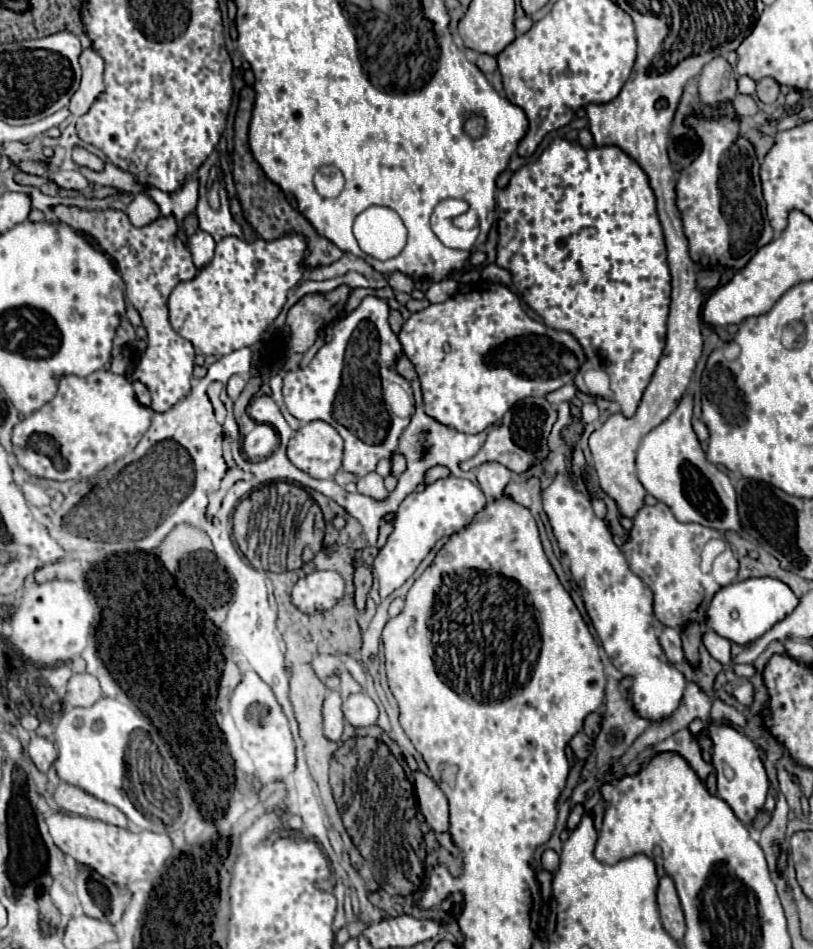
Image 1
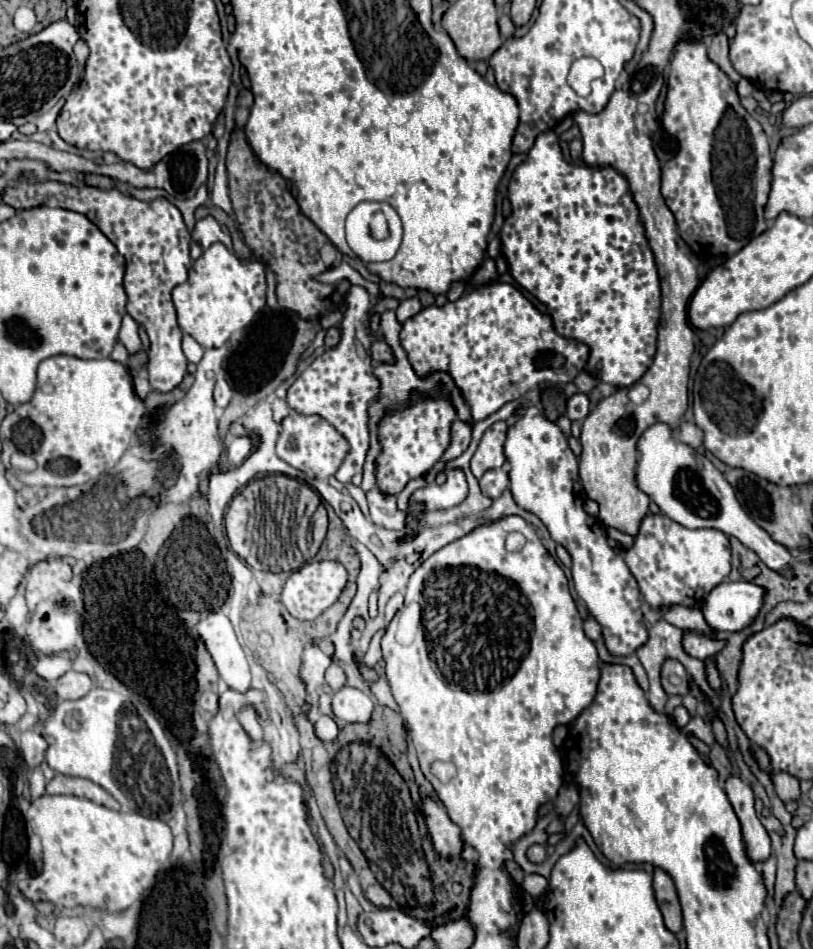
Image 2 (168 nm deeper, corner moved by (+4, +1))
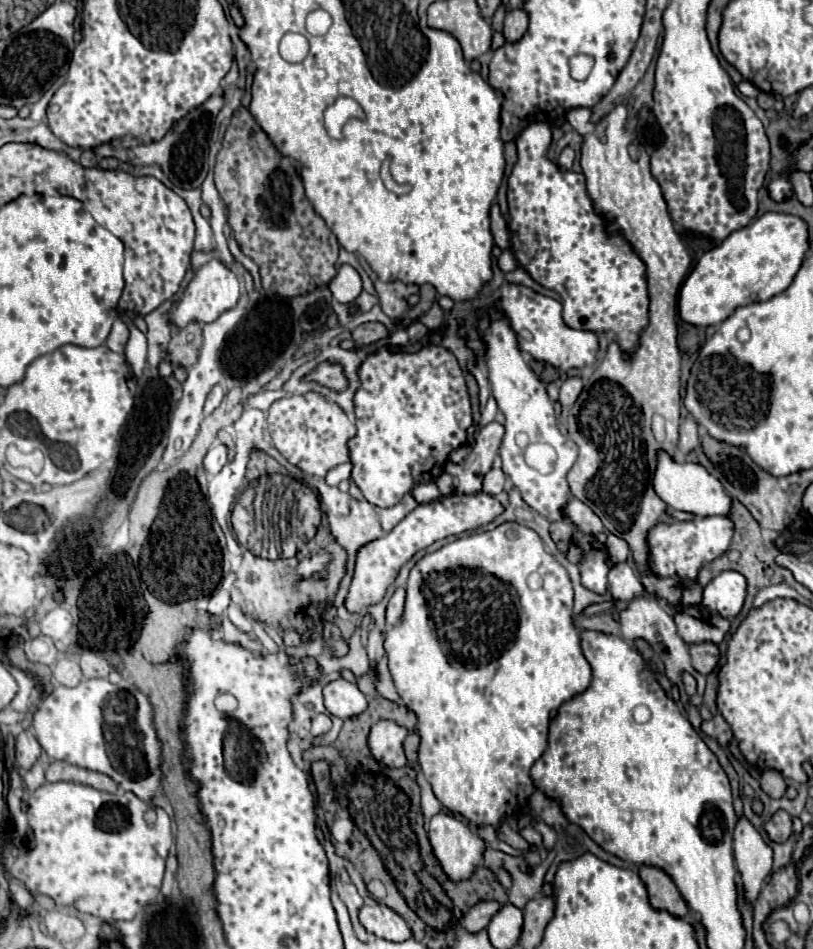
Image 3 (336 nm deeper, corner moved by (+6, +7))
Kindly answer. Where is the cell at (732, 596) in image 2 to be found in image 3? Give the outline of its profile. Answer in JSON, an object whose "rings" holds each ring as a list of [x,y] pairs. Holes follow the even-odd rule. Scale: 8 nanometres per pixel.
{"rings":[[[723,571],[703,589],[701,605],[725,619],[733,619],[745,601],[747,581],[737,571]]]}

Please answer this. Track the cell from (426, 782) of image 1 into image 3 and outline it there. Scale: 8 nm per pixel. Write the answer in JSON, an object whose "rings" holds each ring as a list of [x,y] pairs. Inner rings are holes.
{"rings":[[[437,813],[429,821],[429,841],[449,879],[461,881],[473,875],[481,863],[485,843],[459,817]]]}

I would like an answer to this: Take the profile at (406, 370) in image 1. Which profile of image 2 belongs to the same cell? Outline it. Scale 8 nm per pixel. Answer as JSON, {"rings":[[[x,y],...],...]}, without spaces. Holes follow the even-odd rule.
{"rings":[[[381,339],[373,341],[373,345],[371,345],[371,357],[373,357],[373,363],[383,363],[383,361],[393,363],[393,353],[391,353],[389,345],[385,341],[381,341]]]}

